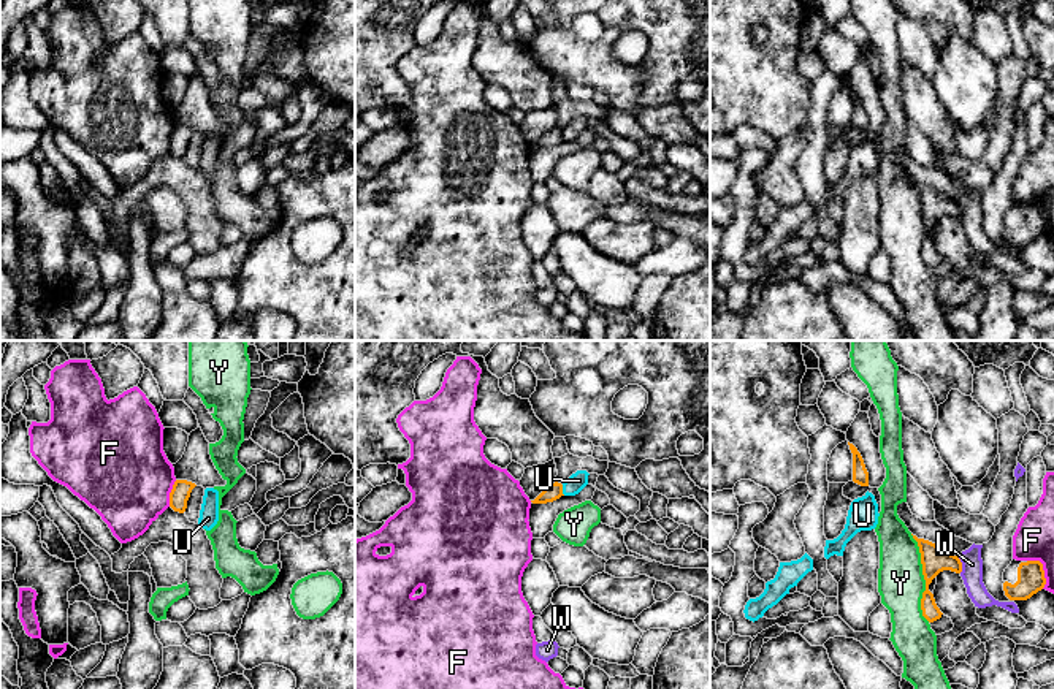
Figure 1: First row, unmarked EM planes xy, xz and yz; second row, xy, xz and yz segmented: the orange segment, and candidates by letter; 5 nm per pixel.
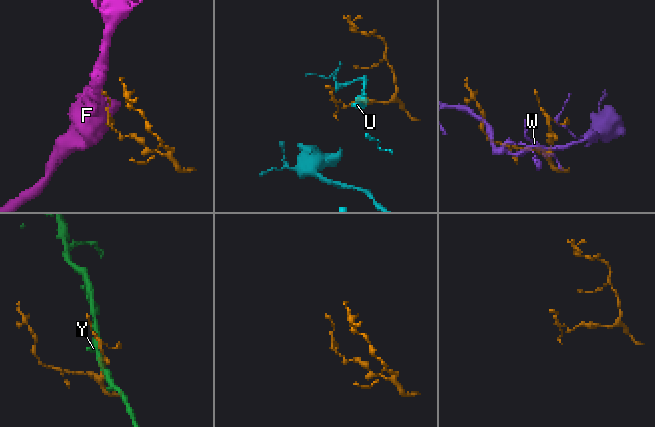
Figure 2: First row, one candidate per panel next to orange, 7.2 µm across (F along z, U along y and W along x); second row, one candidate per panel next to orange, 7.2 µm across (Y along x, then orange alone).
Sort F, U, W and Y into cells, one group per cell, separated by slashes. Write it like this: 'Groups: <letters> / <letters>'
Groups: F / U / W / Y

